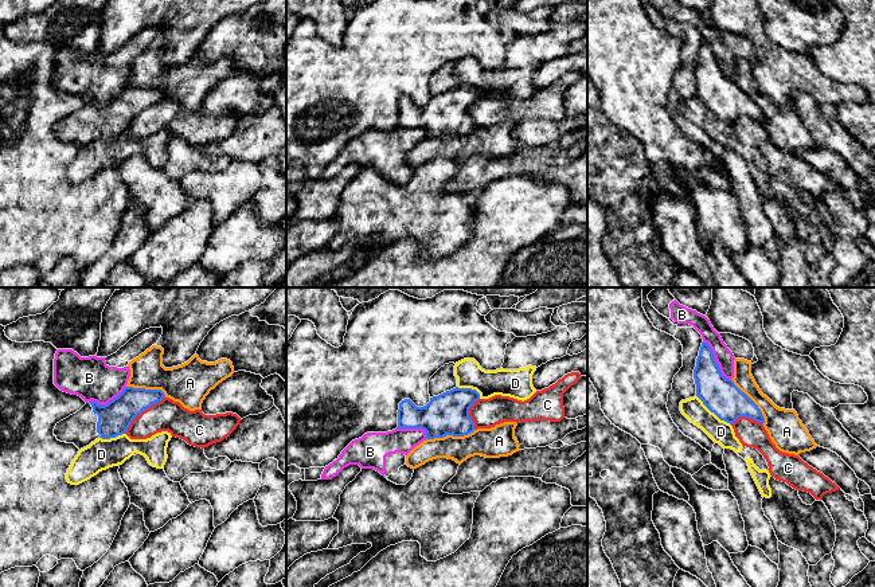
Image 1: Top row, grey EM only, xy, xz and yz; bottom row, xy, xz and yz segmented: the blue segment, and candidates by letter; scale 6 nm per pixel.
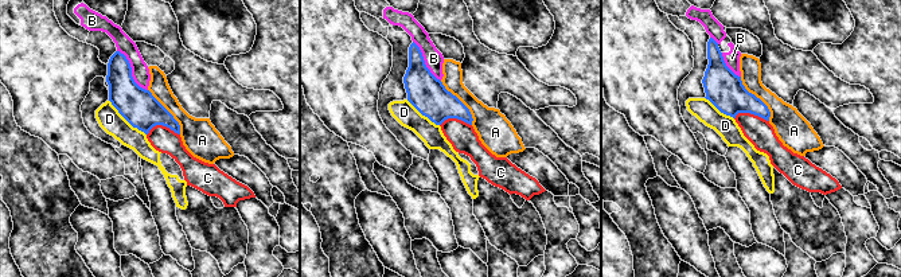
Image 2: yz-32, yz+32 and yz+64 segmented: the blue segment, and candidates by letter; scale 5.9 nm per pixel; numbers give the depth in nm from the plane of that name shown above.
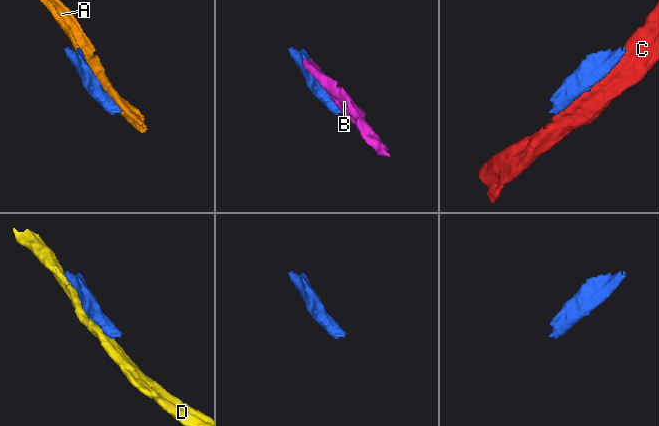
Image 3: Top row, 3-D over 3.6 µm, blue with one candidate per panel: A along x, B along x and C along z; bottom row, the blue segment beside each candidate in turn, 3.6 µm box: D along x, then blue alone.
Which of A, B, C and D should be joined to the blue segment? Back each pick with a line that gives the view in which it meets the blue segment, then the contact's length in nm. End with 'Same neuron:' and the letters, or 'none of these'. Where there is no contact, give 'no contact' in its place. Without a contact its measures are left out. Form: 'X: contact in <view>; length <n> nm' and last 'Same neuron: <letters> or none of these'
Same neuron: none of these

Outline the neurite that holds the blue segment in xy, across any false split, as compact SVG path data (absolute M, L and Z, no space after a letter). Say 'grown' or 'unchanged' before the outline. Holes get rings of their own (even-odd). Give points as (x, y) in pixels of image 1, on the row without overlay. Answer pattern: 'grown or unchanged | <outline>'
grown | M125 86L105 105L86 101L79 110L56 122L54 134L81 149L98 137L110 138L125 133L138 113L164 97L161 89Z

